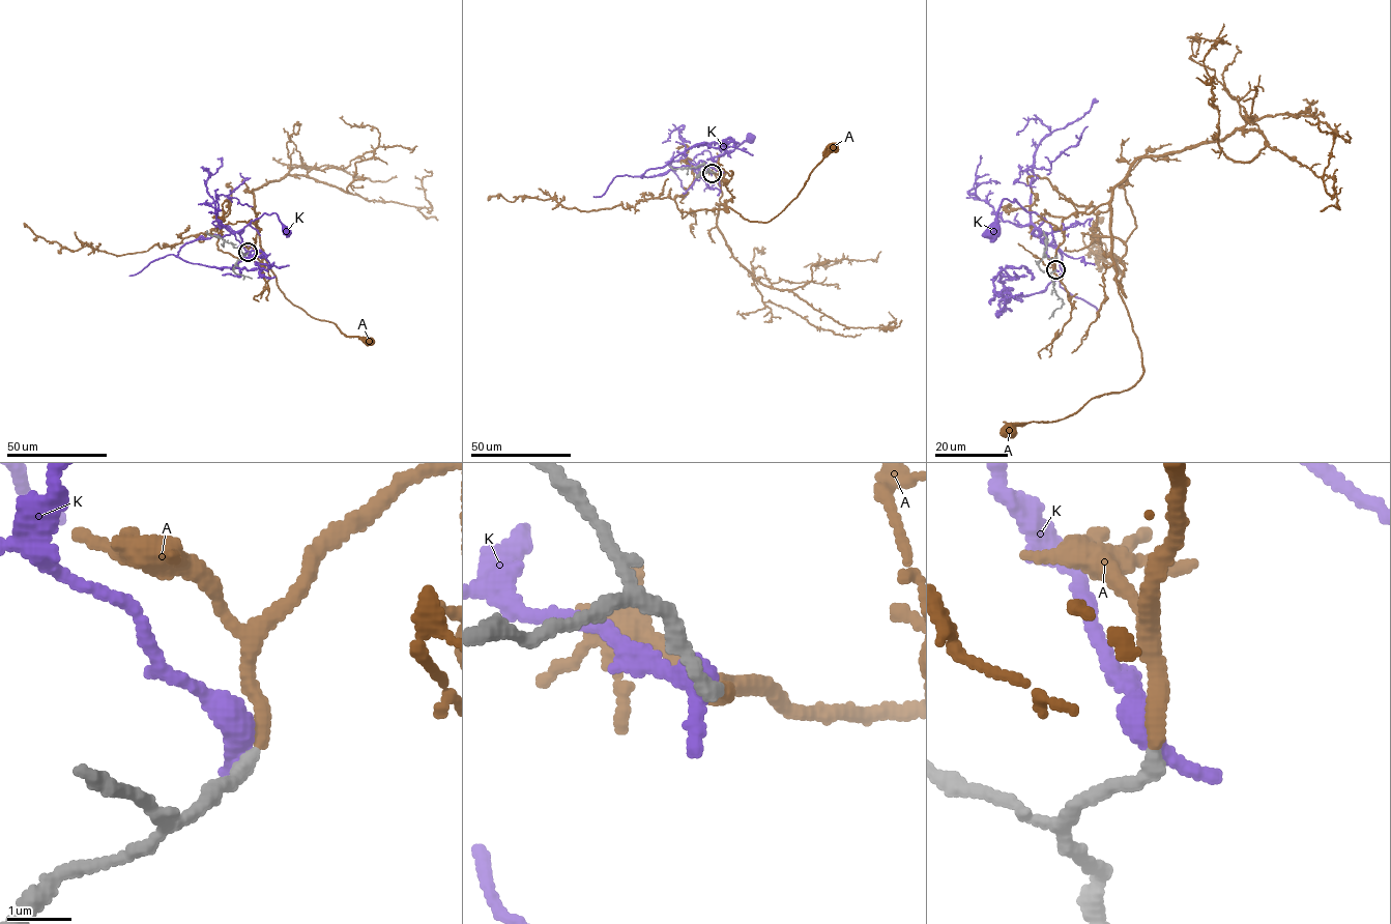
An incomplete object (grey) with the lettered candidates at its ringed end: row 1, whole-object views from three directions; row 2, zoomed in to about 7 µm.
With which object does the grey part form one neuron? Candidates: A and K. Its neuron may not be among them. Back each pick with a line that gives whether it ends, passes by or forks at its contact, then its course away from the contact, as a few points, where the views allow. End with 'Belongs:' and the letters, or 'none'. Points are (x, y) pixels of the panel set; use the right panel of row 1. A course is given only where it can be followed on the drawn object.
A: It ends there. Its course: (1054, 269), (1062, 221), (1108, 205), (1119, 293), (1142, 375), (1064, 419), (1014, 424), (1009, 431)
Belongs: A

